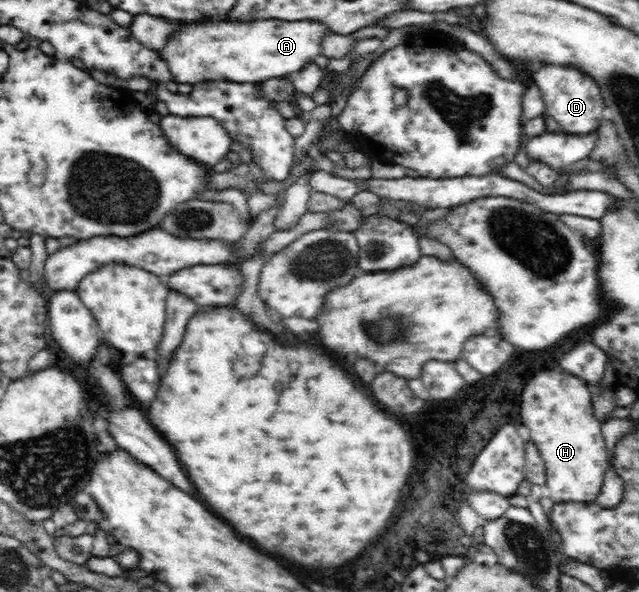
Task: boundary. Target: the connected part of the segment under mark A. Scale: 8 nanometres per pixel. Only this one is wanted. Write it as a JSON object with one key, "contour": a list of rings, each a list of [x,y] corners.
{"contour":[[[276,18],[257,21],[212,20],[209,23],[184,25],[158,54],[166,58],[172,80],[178,84],[194,85],[206,80],[259,84],[300,71],[320,55],[320,45],[330,34],[334,34],[333,30],[321,19],[299,19],[296,22]]]}

